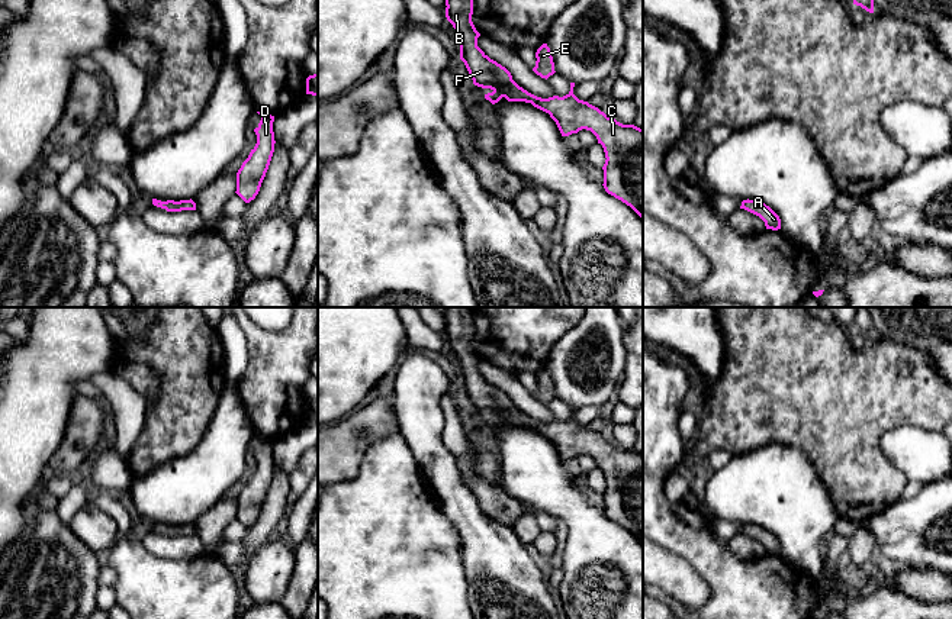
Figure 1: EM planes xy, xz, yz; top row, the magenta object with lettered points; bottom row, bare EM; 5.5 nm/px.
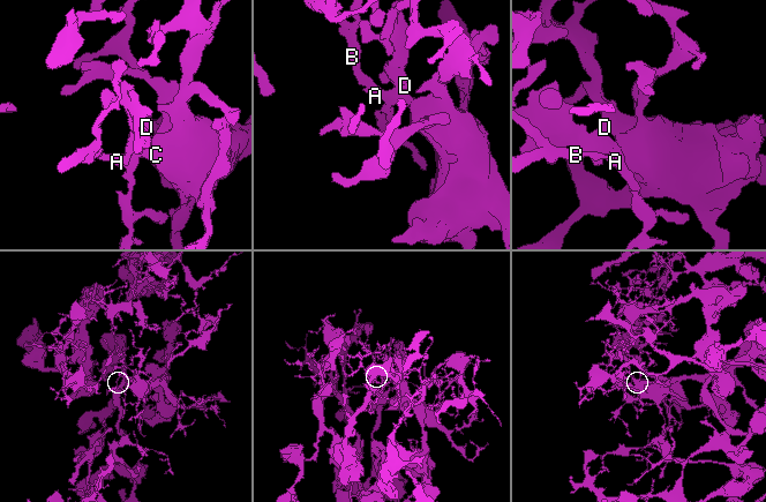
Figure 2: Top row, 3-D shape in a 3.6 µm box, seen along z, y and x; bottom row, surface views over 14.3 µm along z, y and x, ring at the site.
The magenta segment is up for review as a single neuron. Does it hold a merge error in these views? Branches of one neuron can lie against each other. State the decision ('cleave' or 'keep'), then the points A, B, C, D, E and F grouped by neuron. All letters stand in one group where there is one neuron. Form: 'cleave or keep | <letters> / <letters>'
keep | A B C D E F

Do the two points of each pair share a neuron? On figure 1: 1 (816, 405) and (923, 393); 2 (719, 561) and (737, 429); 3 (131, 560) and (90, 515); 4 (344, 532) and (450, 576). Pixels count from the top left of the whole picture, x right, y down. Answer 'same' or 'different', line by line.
1: same
2: different
3: different
4: same

